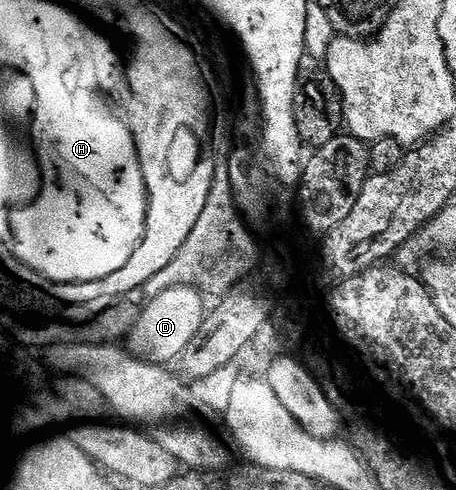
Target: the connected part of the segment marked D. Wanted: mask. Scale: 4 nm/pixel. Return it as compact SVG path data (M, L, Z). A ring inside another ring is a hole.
M175 287L164 291L156 298L147 300L136 316L132 330L126 336L126 344L132 350L131 358L144 365L157 365L156 363L173 362L174 357L179 357L182 349L190 345L190 337L198 333L202 310L200 311L202 296L199 291L191 291L188 287Z

